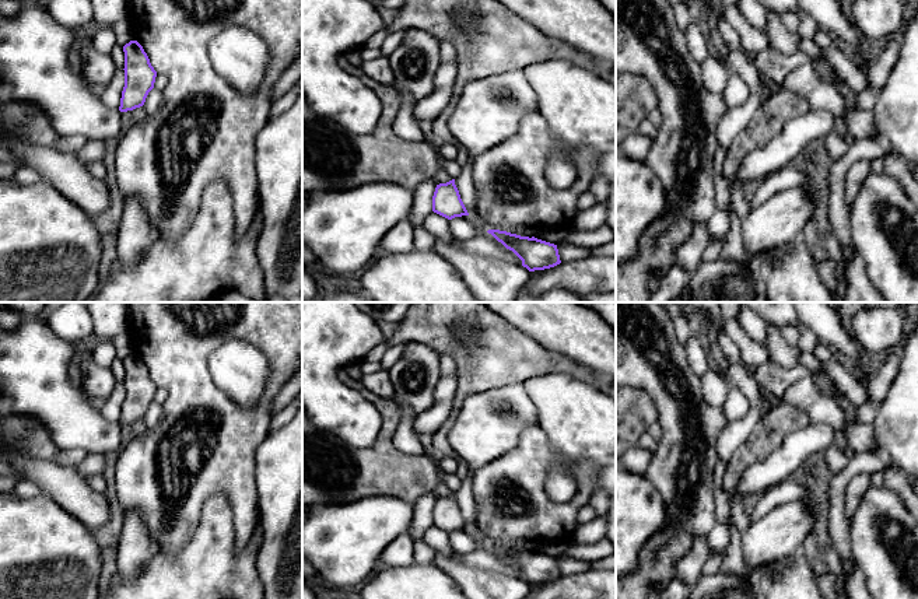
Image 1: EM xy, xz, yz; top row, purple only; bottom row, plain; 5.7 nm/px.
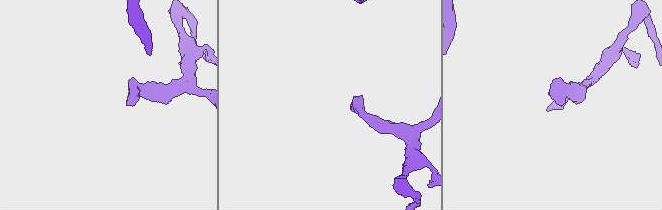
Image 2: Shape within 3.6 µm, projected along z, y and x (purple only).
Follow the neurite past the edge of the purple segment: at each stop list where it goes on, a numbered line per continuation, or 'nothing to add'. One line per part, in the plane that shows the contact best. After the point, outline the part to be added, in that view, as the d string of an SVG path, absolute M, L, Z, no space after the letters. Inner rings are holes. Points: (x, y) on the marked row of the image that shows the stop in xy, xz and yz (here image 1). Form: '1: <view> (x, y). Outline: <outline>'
nothing to add

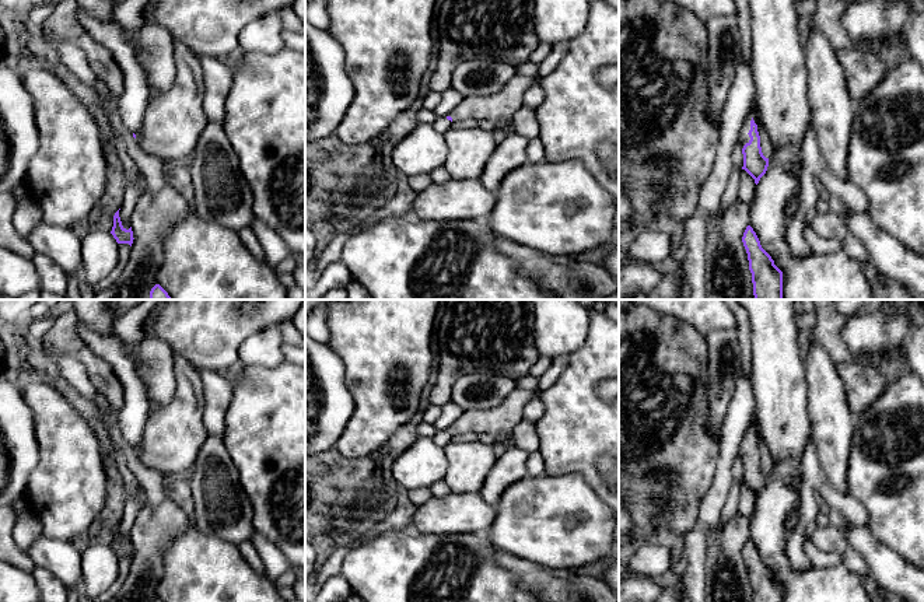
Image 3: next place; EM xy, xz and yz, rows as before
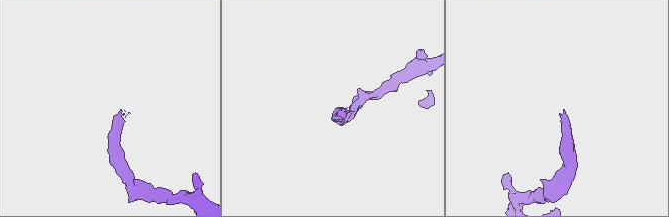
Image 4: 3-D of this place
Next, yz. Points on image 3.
1: yz (744, 137). Outline: M749 115L743 125L742 125L742 129L741 129L741 134L739 134L739 139L738 139L738 144L743 148L743 146L746 143L749 143L750 137L749 137L749 130L750 130L750 120L752 120L752 116Z

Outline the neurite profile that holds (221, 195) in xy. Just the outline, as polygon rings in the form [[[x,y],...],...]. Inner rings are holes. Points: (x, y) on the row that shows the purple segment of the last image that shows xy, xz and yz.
[[[207,118],[186,175],[193,185],[196,216],[237,232],[252,227],[253,195],[223,125]]]

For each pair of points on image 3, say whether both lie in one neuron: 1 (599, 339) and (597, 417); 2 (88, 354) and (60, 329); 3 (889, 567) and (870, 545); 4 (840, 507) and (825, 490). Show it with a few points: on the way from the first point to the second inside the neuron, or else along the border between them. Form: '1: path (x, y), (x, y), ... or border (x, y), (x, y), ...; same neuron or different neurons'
1: path (597, 359), (588, 367), (588, 398); same neuron
2: path (81, 350), (67, 336); same neuron
3: path (884, 562), (872, 550); same neuron
4: path (837, 503), (829, 494); same neuron

